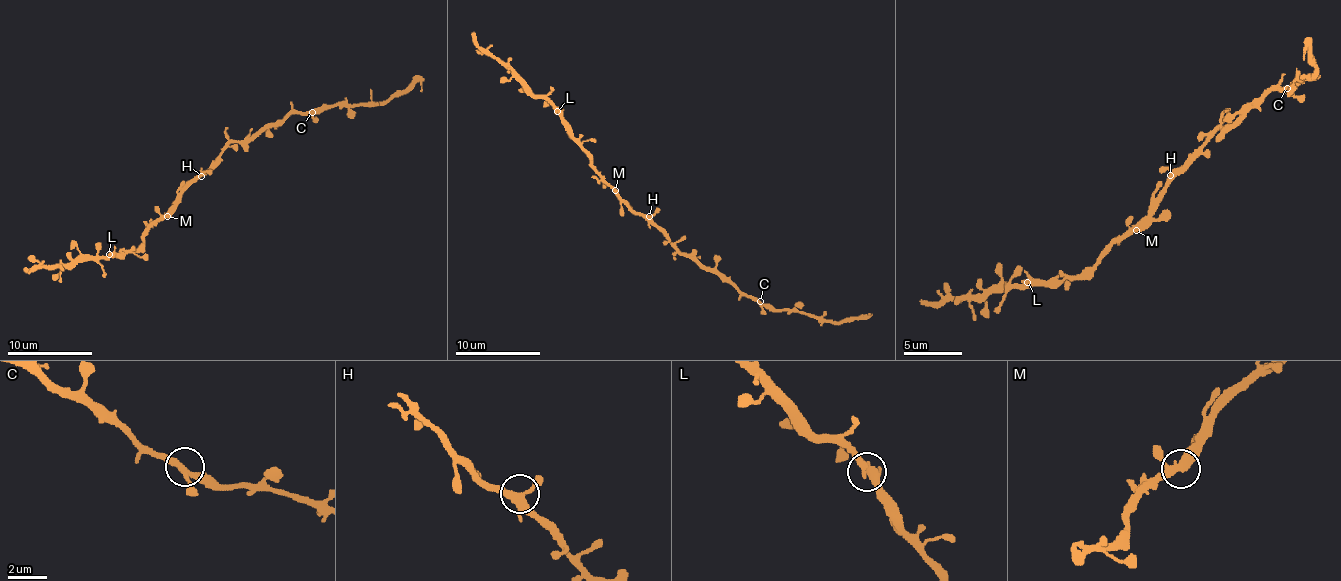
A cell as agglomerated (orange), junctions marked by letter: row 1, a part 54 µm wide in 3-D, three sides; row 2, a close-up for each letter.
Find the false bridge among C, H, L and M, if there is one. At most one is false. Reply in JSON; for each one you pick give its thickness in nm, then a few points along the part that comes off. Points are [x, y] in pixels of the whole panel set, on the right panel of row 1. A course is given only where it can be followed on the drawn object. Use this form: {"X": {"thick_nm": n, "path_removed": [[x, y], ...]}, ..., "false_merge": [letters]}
{"false_merge": []}

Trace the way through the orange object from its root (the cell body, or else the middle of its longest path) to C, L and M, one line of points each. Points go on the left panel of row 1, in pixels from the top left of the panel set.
C: (201, 174), (231, 142), (246, 142), (254, 133), (280, 125), (291, 114), (312, 112)
L: (201, 174), (148, 231), (135, 251), (109, 255)
M: (201, 174), (182, 193), (178, 206), (167, 216)

